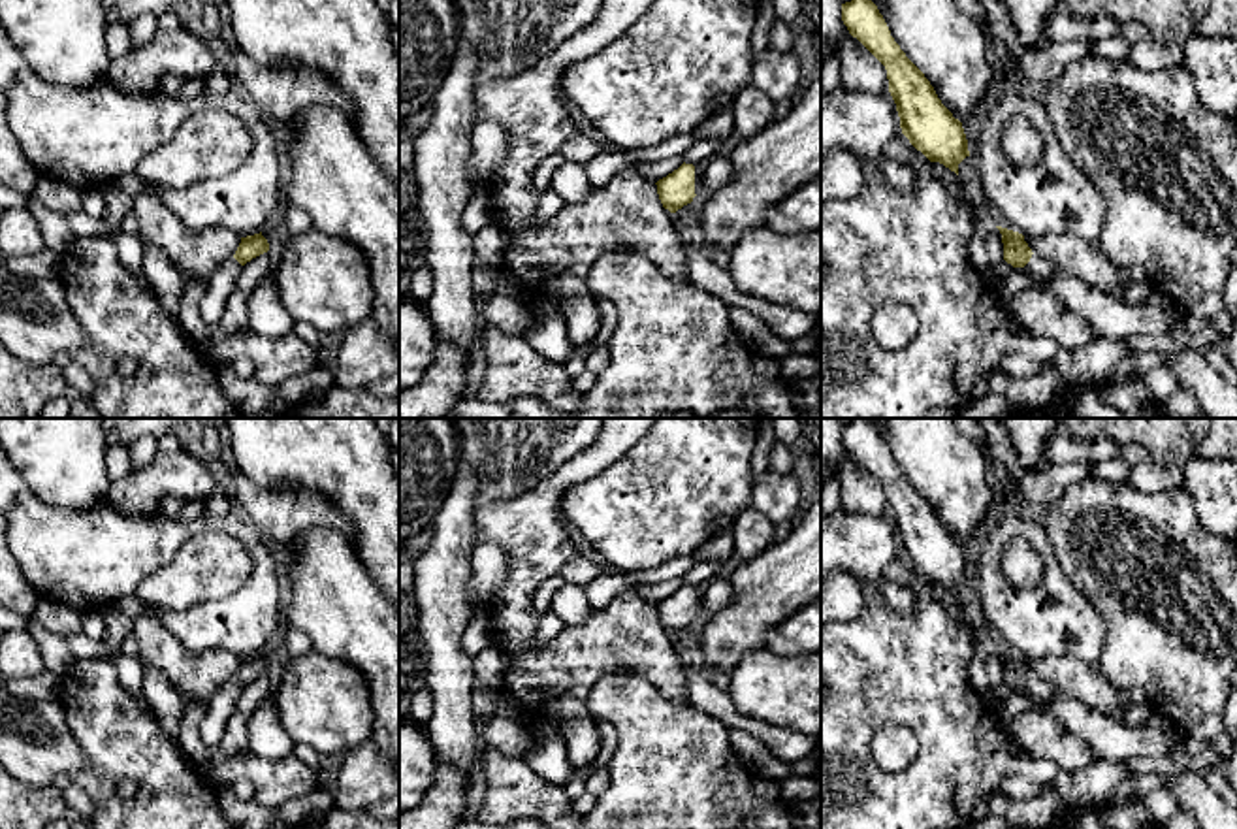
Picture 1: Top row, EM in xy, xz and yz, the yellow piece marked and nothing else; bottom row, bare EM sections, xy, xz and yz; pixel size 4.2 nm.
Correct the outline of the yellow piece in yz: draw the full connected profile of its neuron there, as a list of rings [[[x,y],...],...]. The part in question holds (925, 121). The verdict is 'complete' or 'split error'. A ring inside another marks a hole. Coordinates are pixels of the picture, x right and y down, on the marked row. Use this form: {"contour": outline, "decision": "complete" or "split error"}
{"contour": [[[872,0],[845,2],[842,21],[885,66],[902,134],[930,162],[940,162],[958,175],[958,164],[970,156],[962,122],[941,104],[924,73],[894,41],[877,6]]], "decision": "complete"}

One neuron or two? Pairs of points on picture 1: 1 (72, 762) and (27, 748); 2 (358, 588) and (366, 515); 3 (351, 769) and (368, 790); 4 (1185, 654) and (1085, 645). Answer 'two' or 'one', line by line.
1: one
2: two
3: one
4: two

